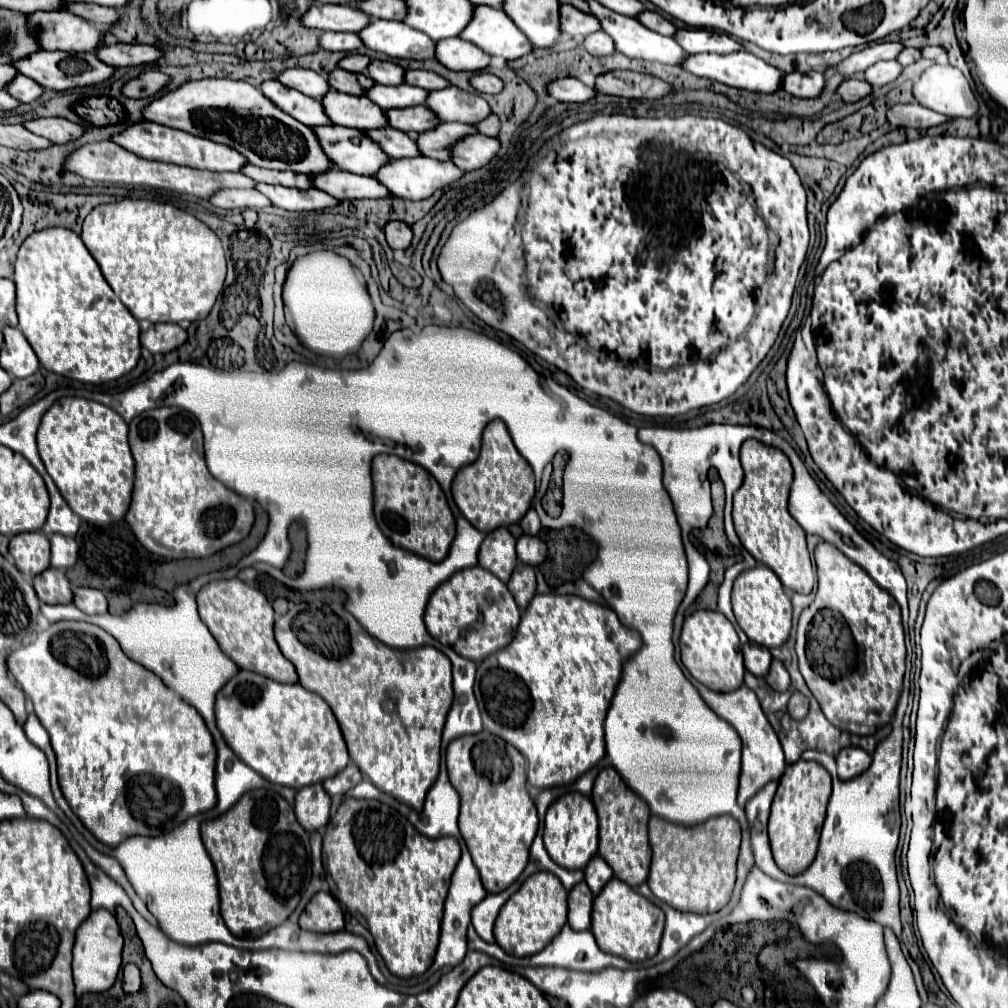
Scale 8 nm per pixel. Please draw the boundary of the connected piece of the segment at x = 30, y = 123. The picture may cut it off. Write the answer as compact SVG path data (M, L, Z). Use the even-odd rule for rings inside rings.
M35 118L35 120L25 120L23 126L29 132L51 140L53 144L63 144L83 134L83 128L79 124L73 124L65 118Z

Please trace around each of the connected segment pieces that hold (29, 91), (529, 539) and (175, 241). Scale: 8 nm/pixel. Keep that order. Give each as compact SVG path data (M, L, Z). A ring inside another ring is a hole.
M17 74L15 80L9 82L9 88L5 92L9 92L19 102L33 102L43 94L43 88L35 80L29 80L29 78Z
M529 534L519 536L519 540L517 540L517 558L521 562L537 566L545 560L545 556L547 556L547 546L545 546L543 540L539 540L537 536L529 536Z
M125 198L121 202L100 204L85 218L81 238L91 256L99 262L99 268L113 292L137 320L193 322L207 318L217 300L217 294L223 288L227 260L219 238L201 220L171 203Z

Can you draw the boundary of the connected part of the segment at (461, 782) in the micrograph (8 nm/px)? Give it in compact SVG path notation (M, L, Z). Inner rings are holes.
M477 732L447 746L449 780L461 796L459 830L487 892L501 892L519 878L529 860L529 846L539 818L527 792L527 764L517 748L495 734Z

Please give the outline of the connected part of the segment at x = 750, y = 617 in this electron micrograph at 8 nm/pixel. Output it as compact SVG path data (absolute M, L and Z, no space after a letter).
M755 566L737 576L733 584L733 612L737 624L753 644L765 648L777 648L789 638L791 630L791 600L783 590L783 584L767 566Z

